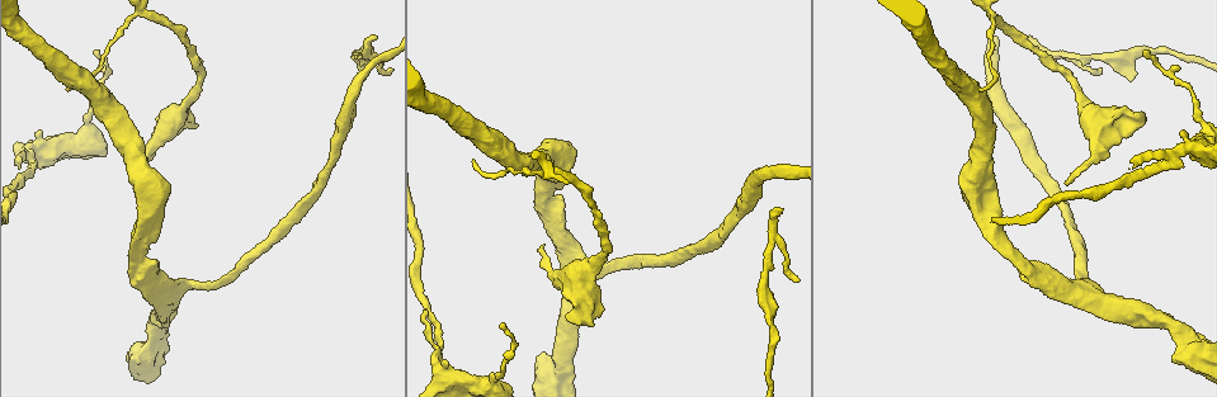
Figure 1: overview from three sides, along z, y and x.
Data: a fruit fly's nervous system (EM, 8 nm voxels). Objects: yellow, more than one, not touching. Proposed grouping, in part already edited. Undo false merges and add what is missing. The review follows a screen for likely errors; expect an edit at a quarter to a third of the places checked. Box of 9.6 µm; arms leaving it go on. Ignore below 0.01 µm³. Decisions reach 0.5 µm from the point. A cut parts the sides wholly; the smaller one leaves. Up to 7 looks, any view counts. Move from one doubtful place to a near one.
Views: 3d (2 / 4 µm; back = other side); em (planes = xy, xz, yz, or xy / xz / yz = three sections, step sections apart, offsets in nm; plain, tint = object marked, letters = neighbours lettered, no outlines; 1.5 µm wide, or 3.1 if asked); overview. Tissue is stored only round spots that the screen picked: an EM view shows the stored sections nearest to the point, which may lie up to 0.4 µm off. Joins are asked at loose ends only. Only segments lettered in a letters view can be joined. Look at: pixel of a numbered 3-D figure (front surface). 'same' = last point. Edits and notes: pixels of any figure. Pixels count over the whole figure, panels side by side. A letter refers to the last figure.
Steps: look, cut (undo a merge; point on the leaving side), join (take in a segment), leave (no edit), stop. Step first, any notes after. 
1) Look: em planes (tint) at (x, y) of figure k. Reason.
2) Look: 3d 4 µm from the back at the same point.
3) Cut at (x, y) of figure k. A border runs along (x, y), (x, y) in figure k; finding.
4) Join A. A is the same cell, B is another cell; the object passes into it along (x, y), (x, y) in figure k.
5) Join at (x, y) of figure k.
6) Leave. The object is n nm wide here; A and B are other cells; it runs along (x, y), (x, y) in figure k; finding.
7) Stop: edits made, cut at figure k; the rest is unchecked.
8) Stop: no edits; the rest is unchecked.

Look: 3d 2 µm at (95, 50) of figure 1. Tapers out.

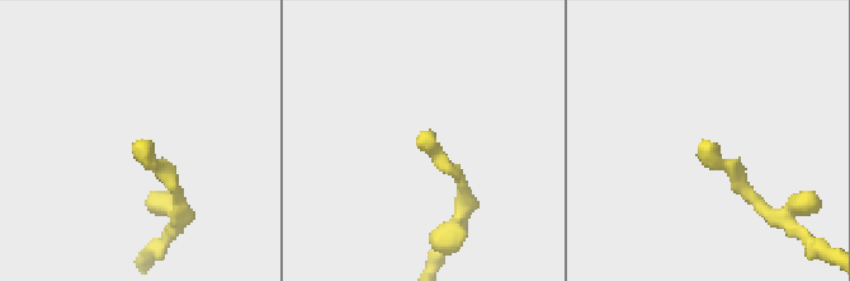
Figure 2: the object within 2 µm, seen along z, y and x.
Look: em planes (plain) at (713, 146) of figure 2. Shape alone is not enough.

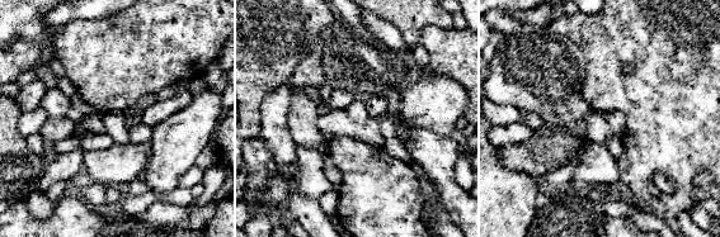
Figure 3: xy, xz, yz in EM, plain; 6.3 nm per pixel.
Look: em planes (letters) at the same point. See the neighbours.

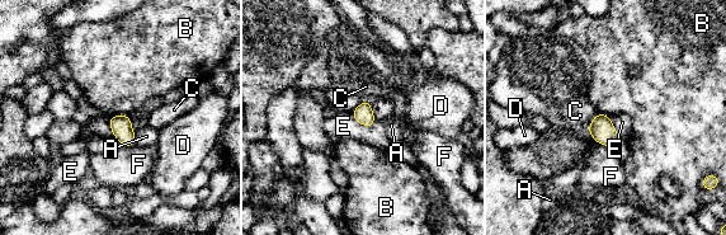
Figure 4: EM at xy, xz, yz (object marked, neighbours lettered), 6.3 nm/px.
Leave. A, B, C, D, E and F are other cells; a border runs along (128, 113), (108, 117) in figure 4; no lettered segment goes on from it.

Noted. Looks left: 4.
Look: em planes (letters) at (1117, 141) of figure 1. An open end.

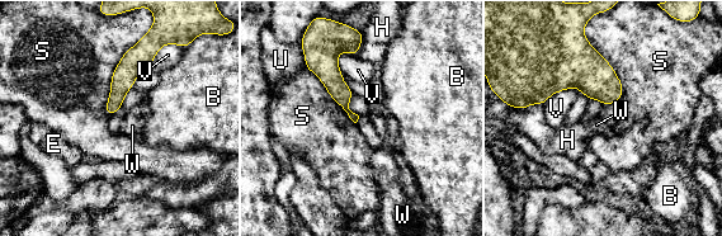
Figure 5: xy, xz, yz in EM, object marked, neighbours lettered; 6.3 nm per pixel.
Leave. B, E, H, S, U, V and W are other cells; a border runs along (154, 18), (113, 71), (108, 116) in figure 5; no lettered segment goes on from it.

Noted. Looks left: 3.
Look: 3d 4 µm at (86, 116) of figure 1. Calibre changes.

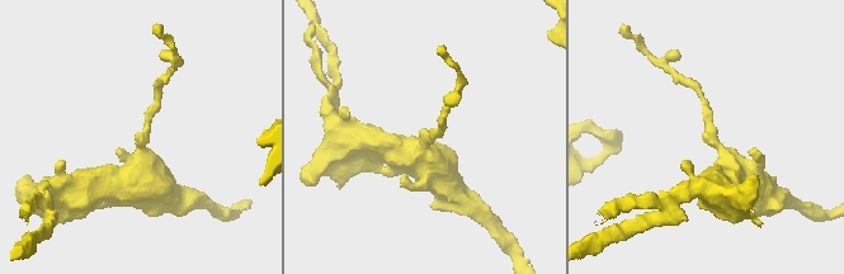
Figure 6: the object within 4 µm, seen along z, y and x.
Look: em planes (letters) at (144, 137) of figure 6. Need the tissue.

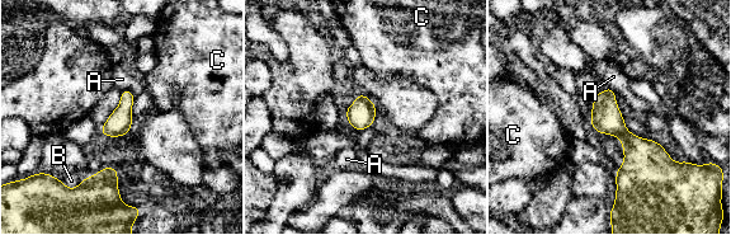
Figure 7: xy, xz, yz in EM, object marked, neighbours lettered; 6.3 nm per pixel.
Leave. The object is 150 nm wide here; the longest contact is with A, 100 nm; A, B and C are other cells; one cell here.

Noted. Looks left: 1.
Stop: no edits; the rest is unchecked.

